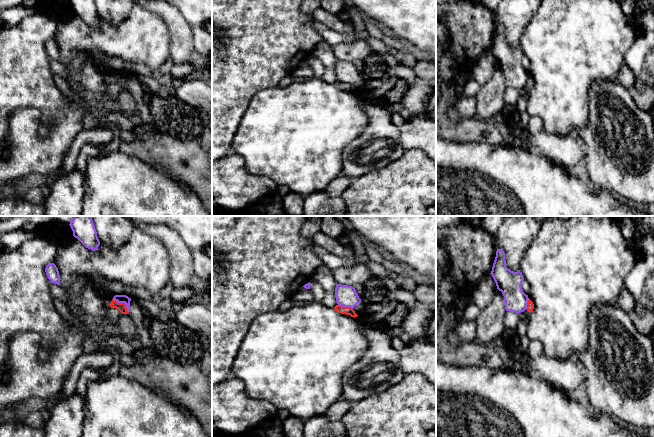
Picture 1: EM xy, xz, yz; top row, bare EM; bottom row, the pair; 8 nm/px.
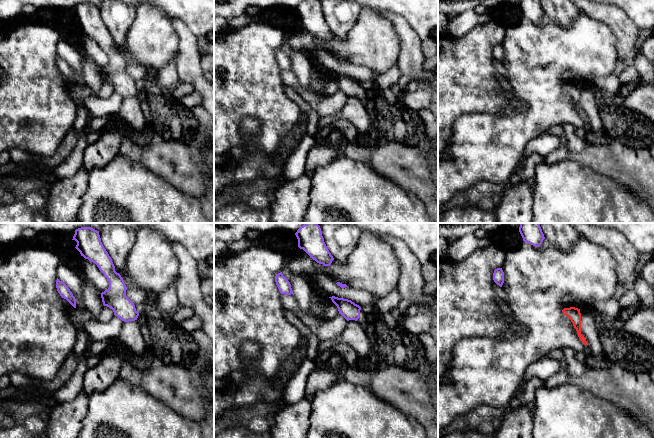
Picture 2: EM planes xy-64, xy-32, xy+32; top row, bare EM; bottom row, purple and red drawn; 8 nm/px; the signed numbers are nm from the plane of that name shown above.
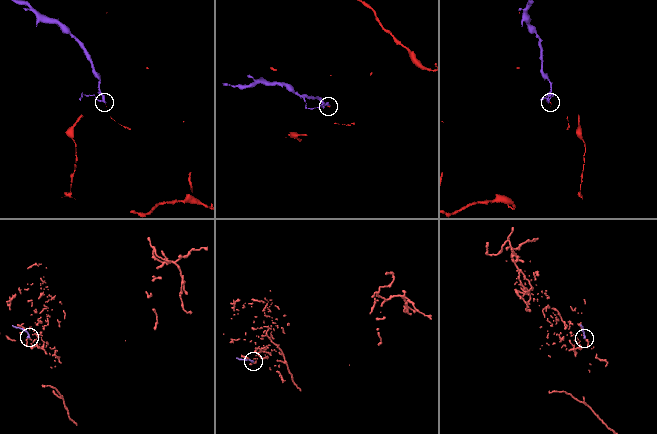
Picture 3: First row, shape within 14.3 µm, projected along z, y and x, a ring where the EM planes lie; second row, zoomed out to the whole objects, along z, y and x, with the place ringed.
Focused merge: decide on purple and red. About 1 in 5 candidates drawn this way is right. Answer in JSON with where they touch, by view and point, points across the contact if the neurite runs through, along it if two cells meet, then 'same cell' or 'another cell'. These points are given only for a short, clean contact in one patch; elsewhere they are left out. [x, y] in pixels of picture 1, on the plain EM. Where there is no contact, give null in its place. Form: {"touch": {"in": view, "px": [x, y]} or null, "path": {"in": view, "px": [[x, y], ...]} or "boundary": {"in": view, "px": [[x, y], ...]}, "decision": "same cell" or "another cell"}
{"touch": {"in": "xy", "px": [123, 78]}, "boundary": {"in": "xy", "px": [[112, 75], [123, 78], [128, 88]]}, "decision": "another cell"}

